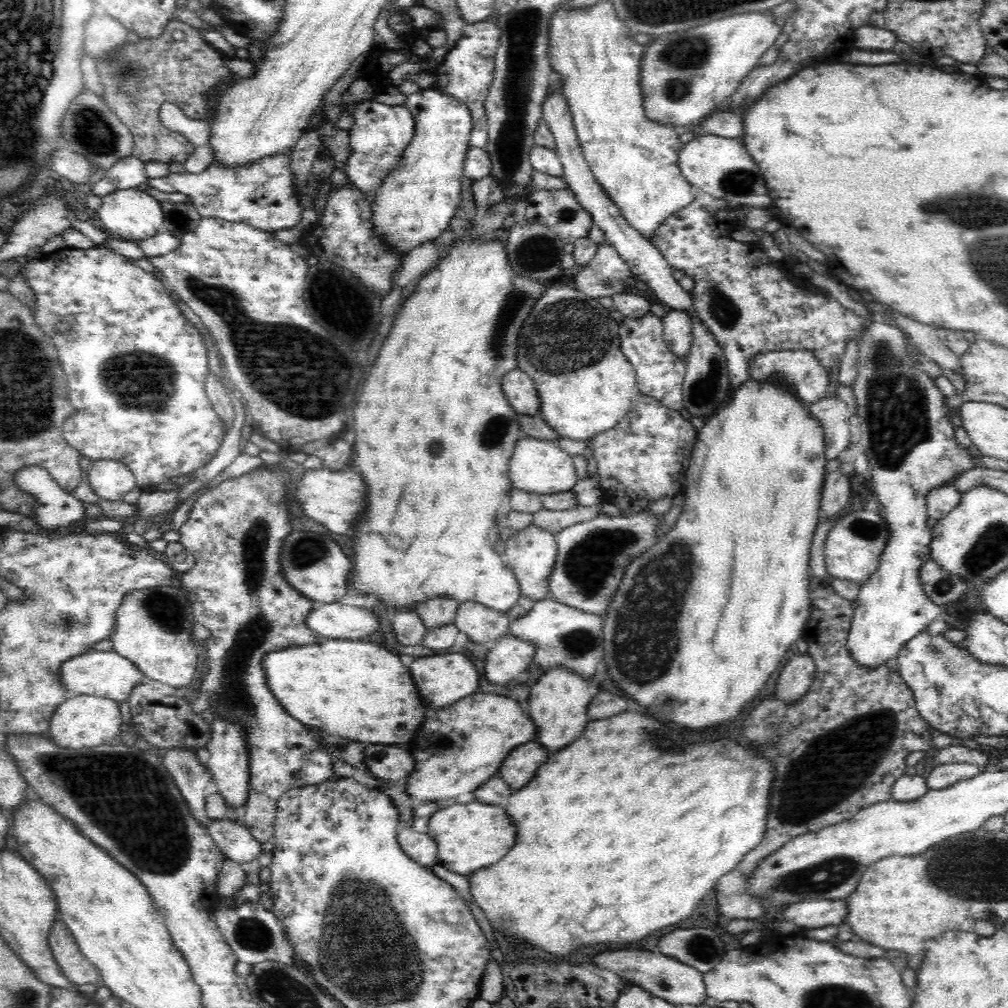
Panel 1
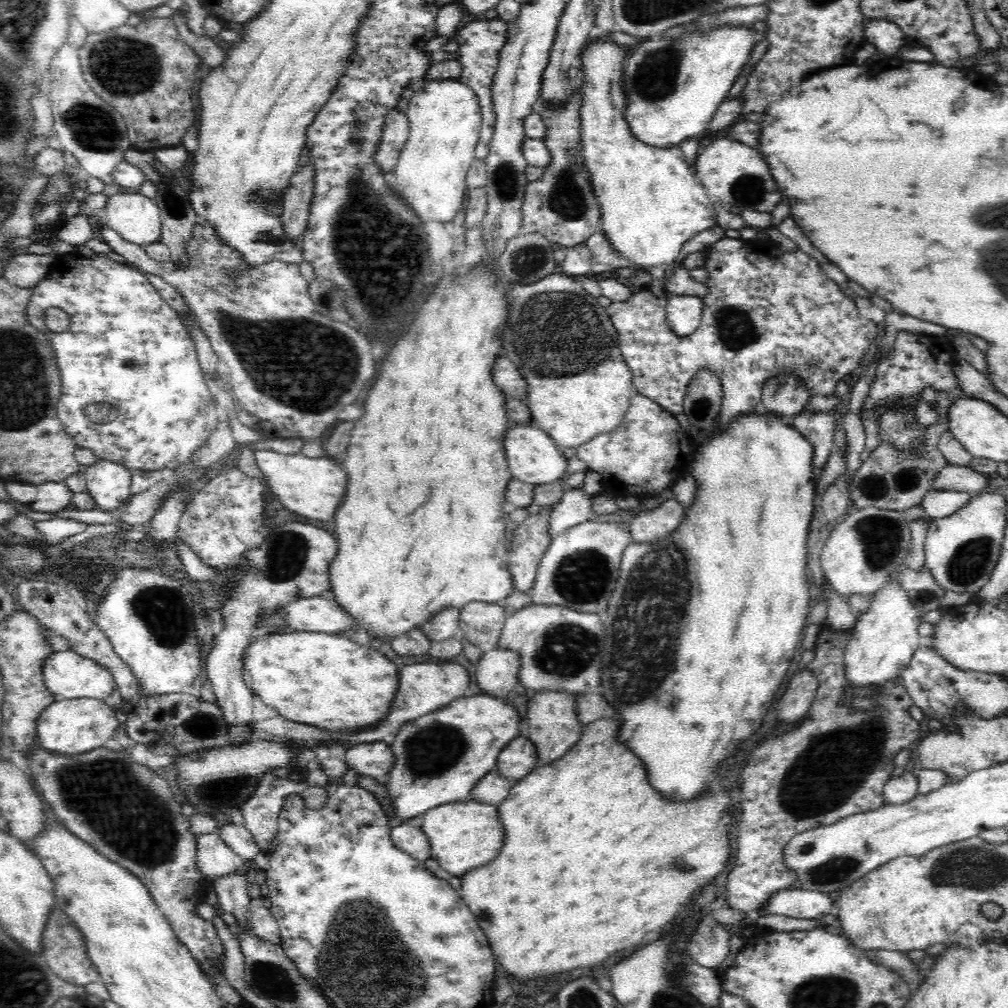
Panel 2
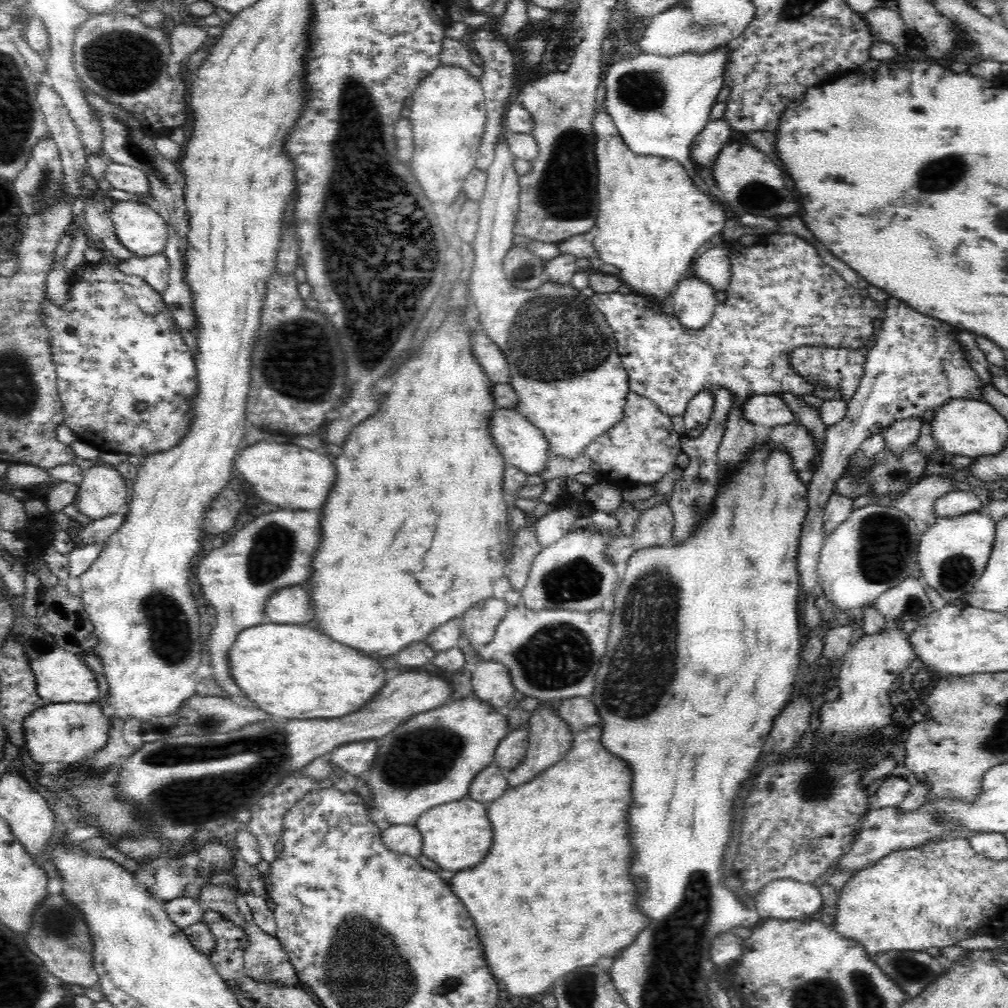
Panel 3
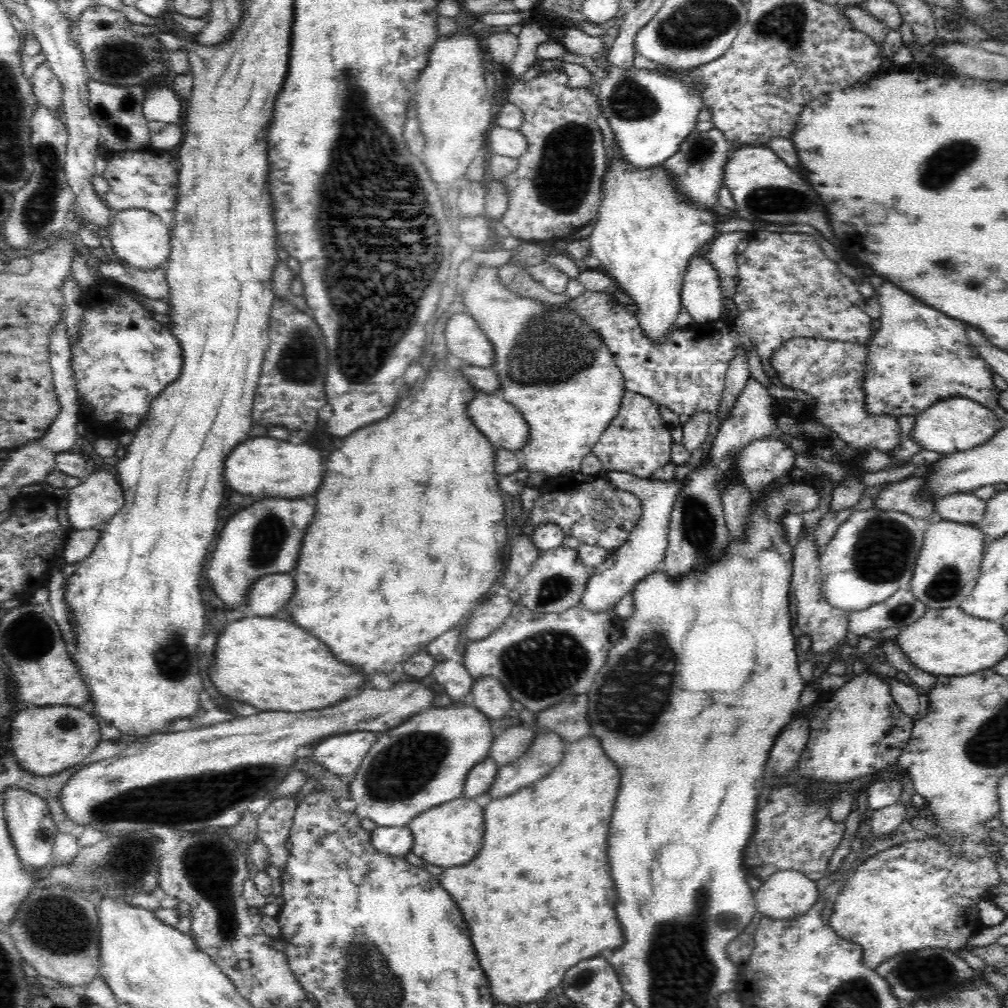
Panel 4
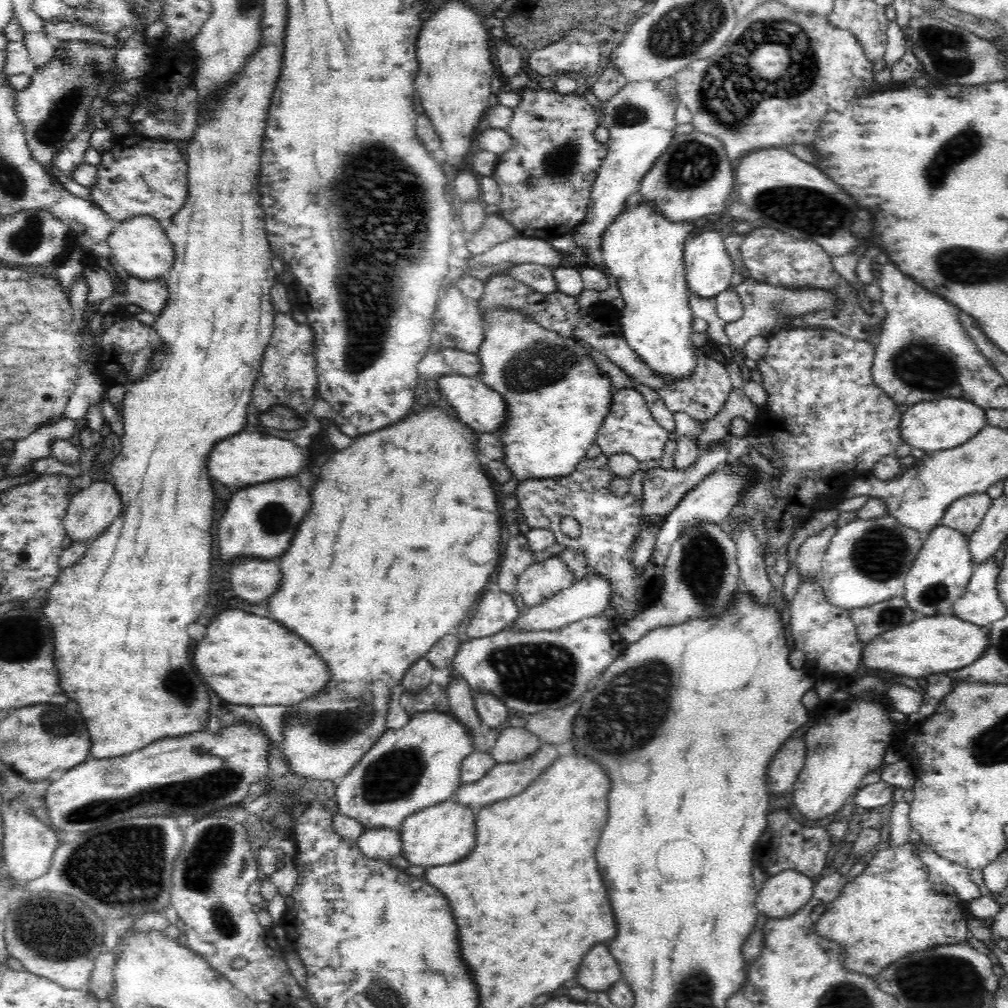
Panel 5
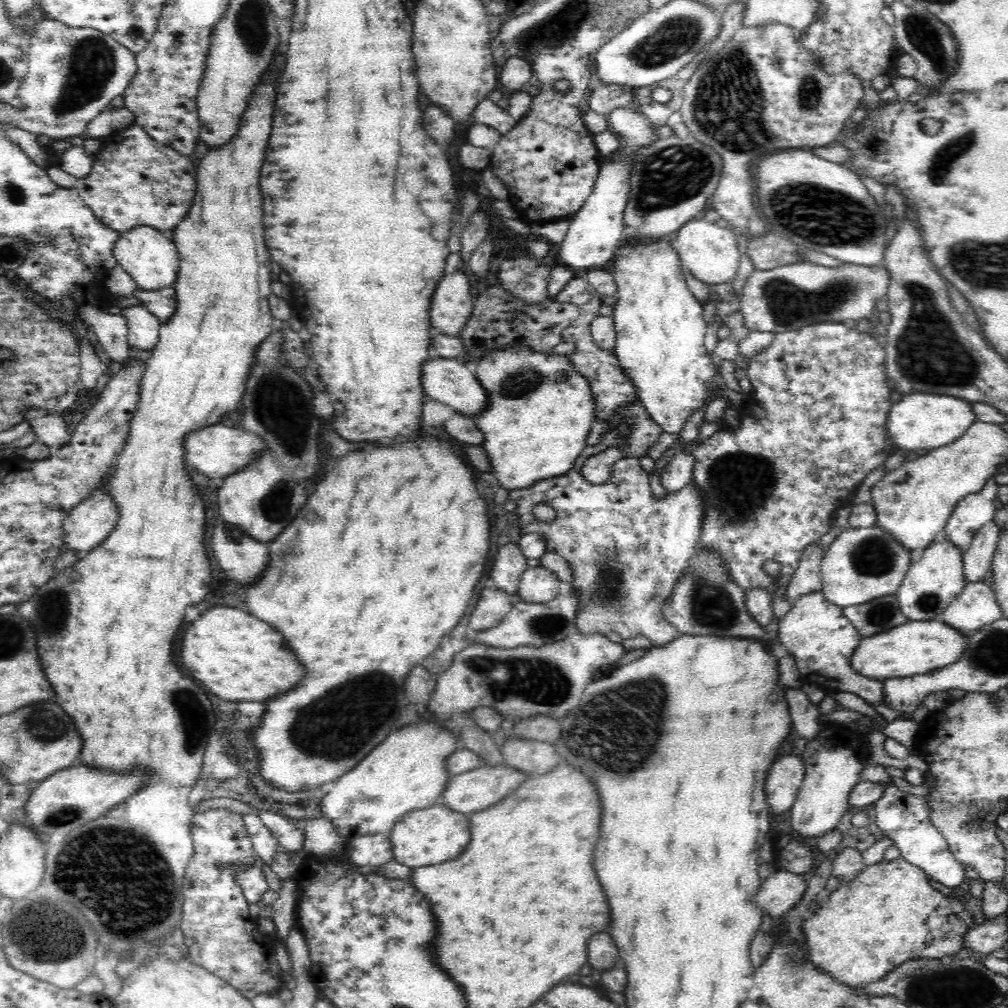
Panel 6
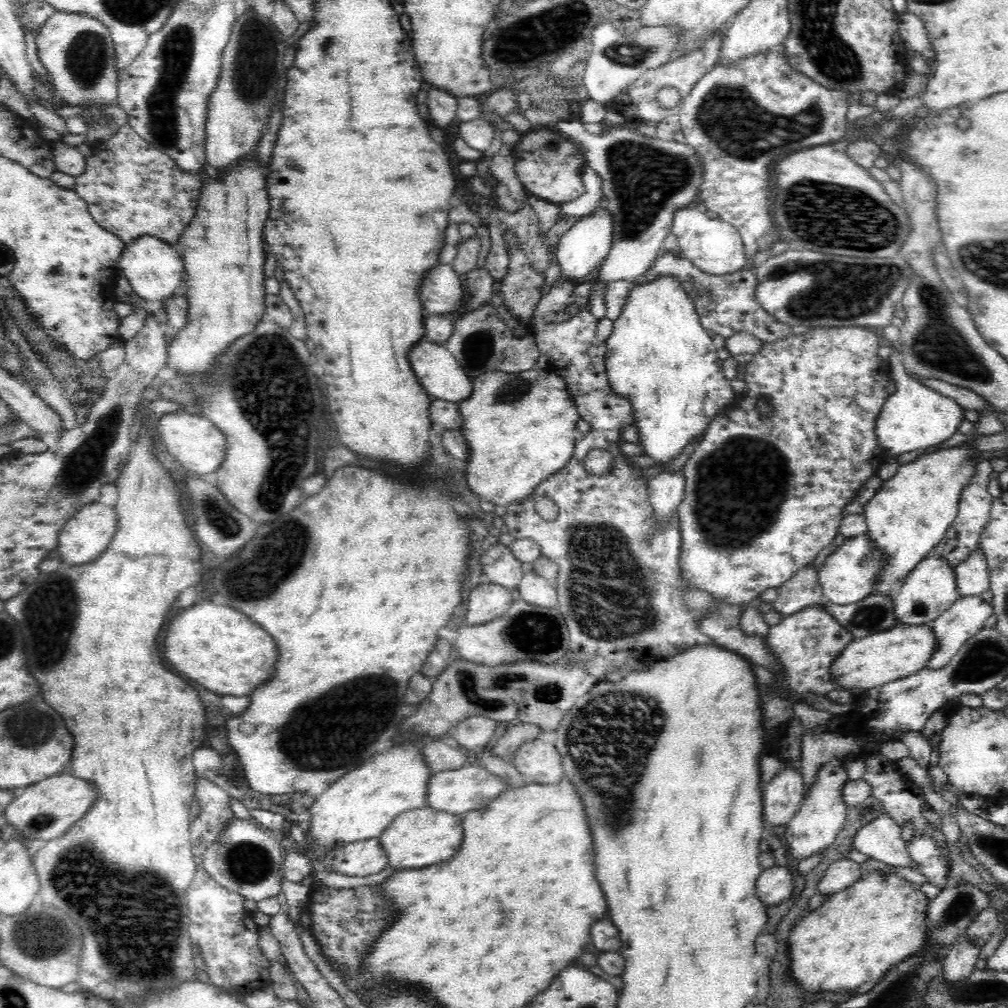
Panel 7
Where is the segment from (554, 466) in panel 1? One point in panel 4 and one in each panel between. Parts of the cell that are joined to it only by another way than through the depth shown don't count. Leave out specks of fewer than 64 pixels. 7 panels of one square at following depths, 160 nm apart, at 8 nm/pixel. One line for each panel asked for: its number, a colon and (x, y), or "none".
2: (533, 457)
3: (523, 445)
4: (499, 421)

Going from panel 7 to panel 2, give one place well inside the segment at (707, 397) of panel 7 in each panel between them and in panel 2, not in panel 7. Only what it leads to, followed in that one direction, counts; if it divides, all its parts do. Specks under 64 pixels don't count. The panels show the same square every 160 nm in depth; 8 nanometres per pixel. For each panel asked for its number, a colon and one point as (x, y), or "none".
2: (651, 202)
3: (652, 218)
4: (646, 233)
5: (643, 251)
6: (660, 332)

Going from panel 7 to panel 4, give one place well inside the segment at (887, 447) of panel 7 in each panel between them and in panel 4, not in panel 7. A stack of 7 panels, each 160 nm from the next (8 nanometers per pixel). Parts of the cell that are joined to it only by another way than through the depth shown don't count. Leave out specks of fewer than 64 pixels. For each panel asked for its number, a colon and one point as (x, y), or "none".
4: (954, 425)
5: (945, 423)
6: (920, 421)

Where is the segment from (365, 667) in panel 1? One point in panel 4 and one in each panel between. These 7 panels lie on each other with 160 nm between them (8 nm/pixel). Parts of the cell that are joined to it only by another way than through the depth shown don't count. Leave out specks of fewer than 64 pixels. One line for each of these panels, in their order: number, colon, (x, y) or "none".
2: (326, 680)
3: (291, 671)
4: (272, 663)

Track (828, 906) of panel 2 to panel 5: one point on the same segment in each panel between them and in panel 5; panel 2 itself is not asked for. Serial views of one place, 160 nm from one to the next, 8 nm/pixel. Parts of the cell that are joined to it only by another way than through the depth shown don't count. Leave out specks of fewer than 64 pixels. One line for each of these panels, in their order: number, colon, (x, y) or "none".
3: (785, 898)
4: (785, 894)
5: (782, 894)

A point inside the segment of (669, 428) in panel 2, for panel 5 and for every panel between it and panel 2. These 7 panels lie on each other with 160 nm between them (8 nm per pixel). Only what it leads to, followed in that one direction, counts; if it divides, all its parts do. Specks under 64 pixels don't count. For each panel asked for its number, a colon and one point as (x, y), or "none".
3: (643, 446)
4: (637, 441)
5: (629, 427)

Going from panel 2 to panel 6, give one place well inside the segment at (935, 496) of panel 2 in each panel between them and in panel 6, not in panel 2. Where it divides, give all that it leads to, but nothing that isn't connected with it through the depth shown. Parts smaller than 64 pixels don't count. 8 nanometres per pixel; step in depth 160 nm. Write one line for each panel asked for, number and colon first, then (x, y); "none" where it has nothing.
3: (954, 503)
4: (965, 507)
5: (965, 514)
6: (974, 510)

